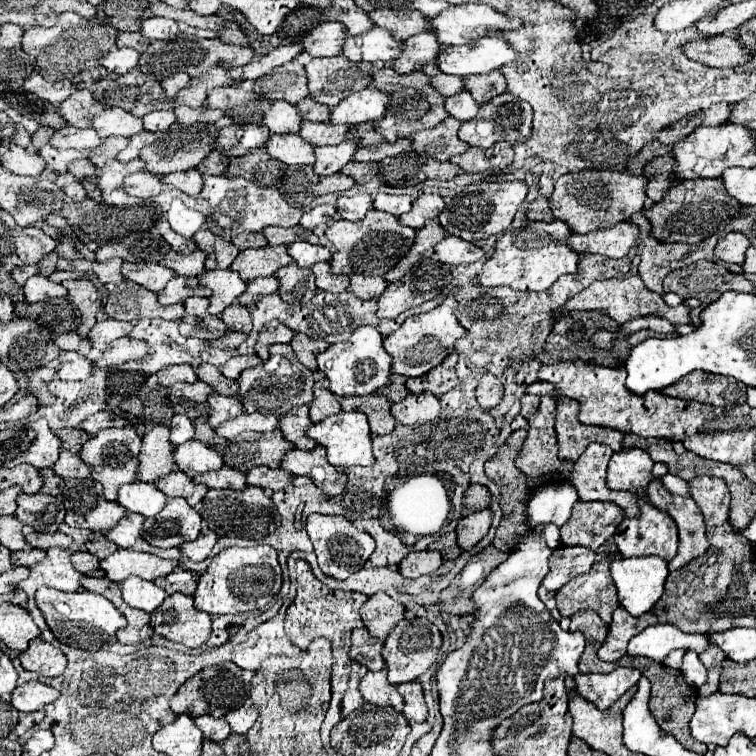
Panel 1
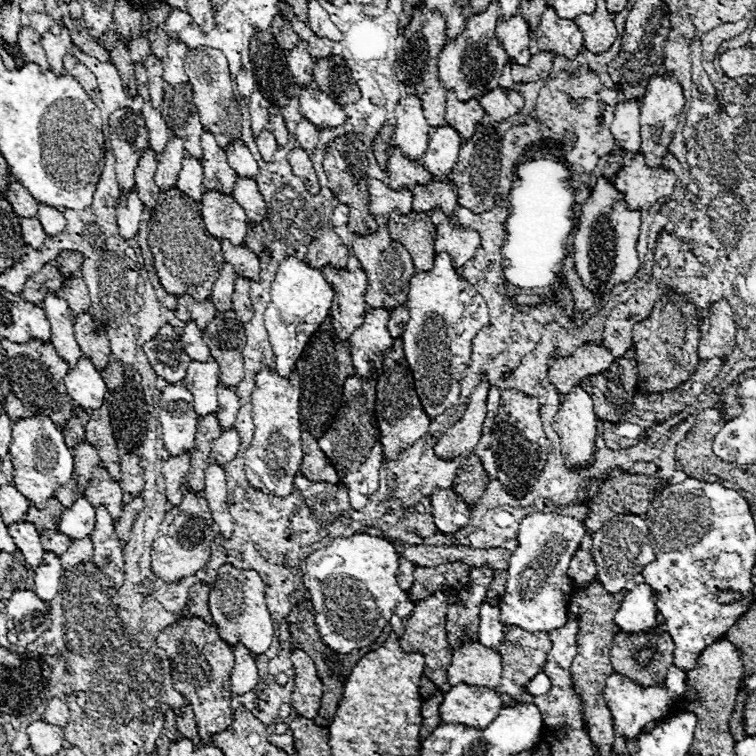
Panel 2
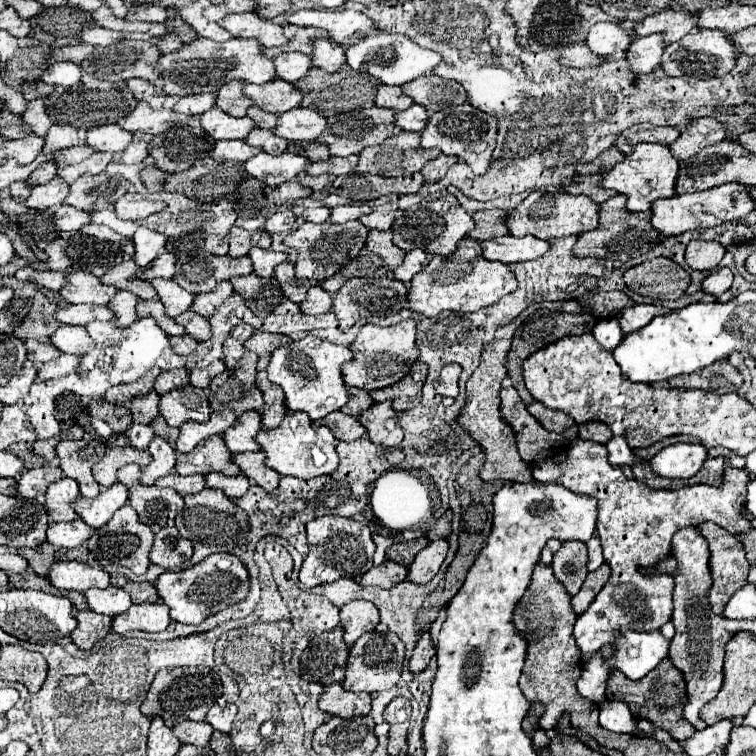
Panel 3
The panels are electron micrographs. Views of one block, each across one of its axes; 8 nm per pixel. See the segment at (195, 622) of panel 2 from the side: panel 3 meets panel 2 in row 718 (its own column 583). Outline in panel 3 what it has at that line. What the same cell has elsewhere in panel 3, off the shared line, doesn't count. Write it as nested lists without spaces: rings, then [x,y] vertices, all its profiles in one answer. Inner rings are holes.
[[[534,190],[506,216],[506,228],[512,236],[536,236],[540,240],[554,240],[562,236],[578,236],[598,226],[598,204],[586,196],[570,196],[562,190],[542,192]]]

